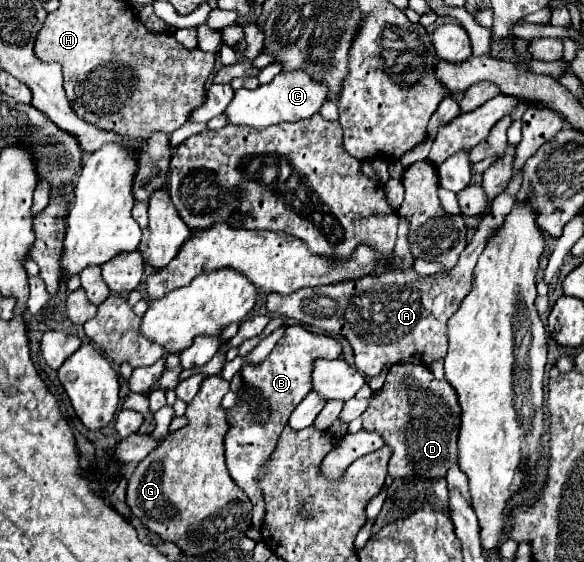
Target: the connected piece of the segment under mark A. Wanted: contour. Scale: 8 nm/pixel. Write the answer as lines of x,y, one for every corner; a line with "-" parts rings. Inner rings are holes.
528,108
522,116
522,142
516,146
514,160
514,178
508,188
494,198
492,212
480,220
480,226
466,246
464,254
460,254
458,264
446,276
420,276
412,270
412,252
408,244
408,222
400,218
398,242
396,242
396,262
398,268
380,276
366,276
356,282
340,282
318,288
298,290
290,296
268,294
266,310
276,316
286,316
296,320
302,326
316,326
332,334
344,336
352,350
356,368
366,376
378,376
384,366
398,362
412,364
430,364
438,358
446,356
448,350
448,318
458,310
460,302
466,298
472,288
472,270
476,266
478,256
482,254
488,238
504,224
504,218
510,214
514,206
514,196
522,184
522,164
550,138
554,138
556,130
562,130
566,122
552,114
550,110

